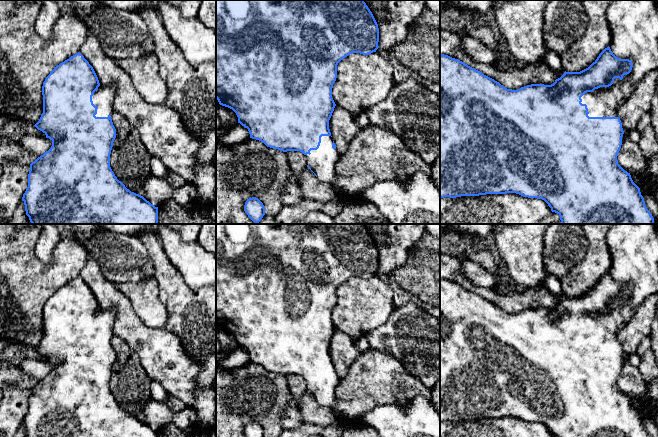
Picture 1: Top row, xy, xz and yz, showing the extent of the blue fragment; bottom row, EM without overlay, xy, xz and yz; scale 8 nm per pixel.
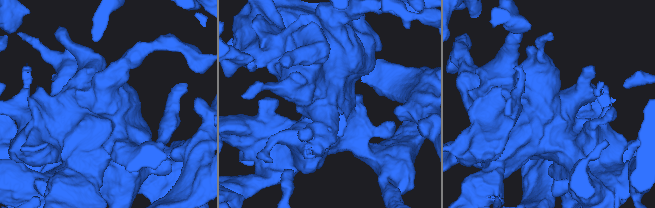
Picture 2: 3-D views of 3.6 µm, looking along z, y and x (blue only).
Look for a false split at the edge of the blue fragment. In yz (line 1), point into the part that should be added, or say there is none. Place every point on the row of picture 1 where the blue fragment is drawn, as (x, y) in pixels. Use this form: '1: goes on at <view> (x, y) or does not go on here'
1: goes on at yz (633, 23)

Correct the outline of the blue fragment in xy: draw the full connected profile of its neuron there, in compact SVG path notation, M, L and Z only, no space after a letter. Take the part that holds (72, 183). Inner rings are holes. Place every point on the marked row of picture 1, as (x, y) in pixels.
M78 52L57 65L50 72L43 82L42 95L43 113L41 114L39 121L34 126L38 130L42 131L46 135L46 138L49 138L52 141L52 146L48 151L30 164L28 187L22 197L26 215L29 217L30 222L32 224L158 224L158 207L155 207L143 196L127 189L125 185L117 179L110 167L110 154L113 142L117 135L111 119L111 114L114 111L113 103L115 89L113 87L101 85L93 67L84 58L84 56Z

